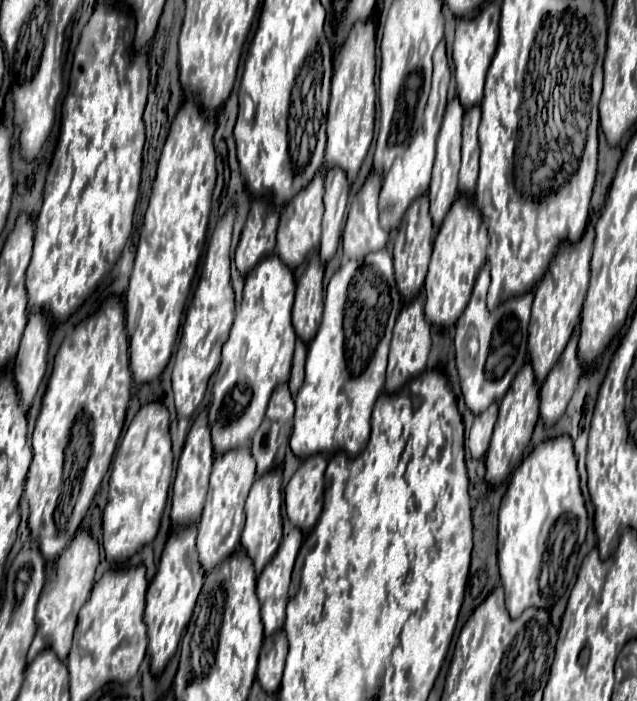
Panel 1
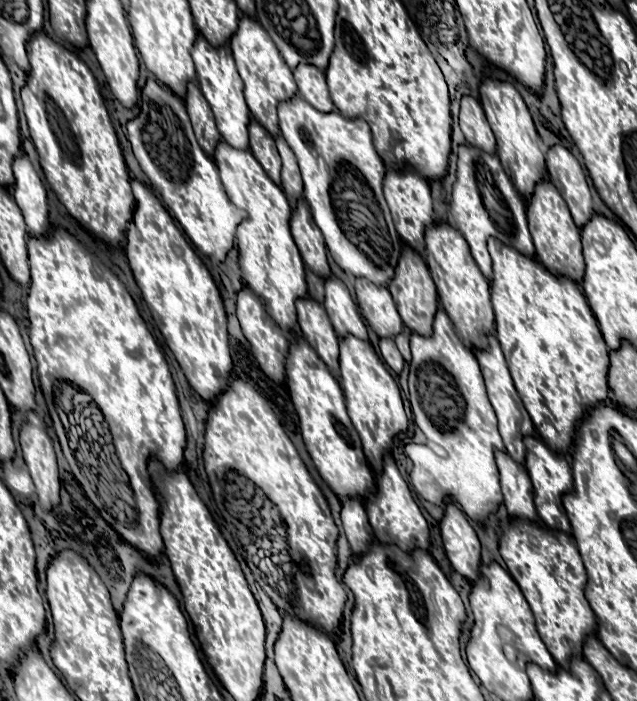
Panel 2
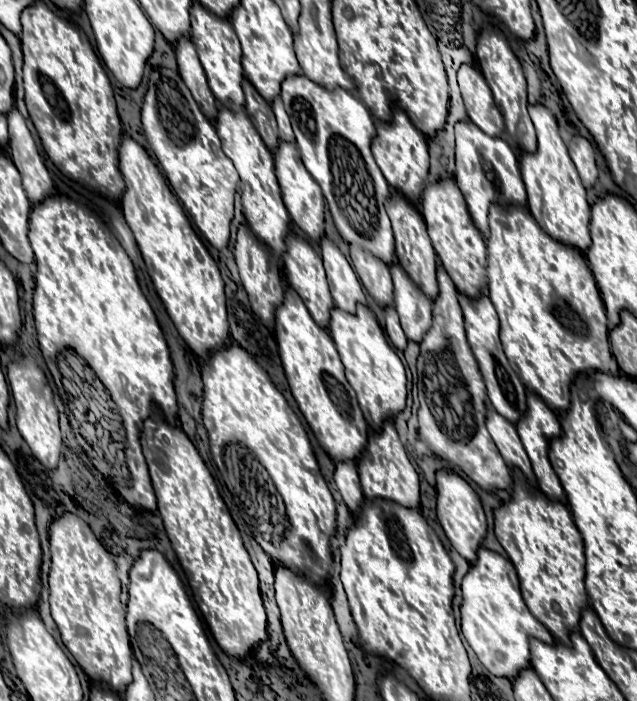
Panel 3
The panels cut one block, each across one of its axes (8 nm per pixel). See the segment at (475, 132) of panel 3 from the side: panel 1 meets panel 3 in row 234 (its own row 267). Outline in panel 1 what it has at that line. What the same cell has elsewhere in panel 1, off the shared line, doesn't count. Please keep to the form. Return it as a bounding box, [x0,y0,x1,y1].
[456,264,532,414]

